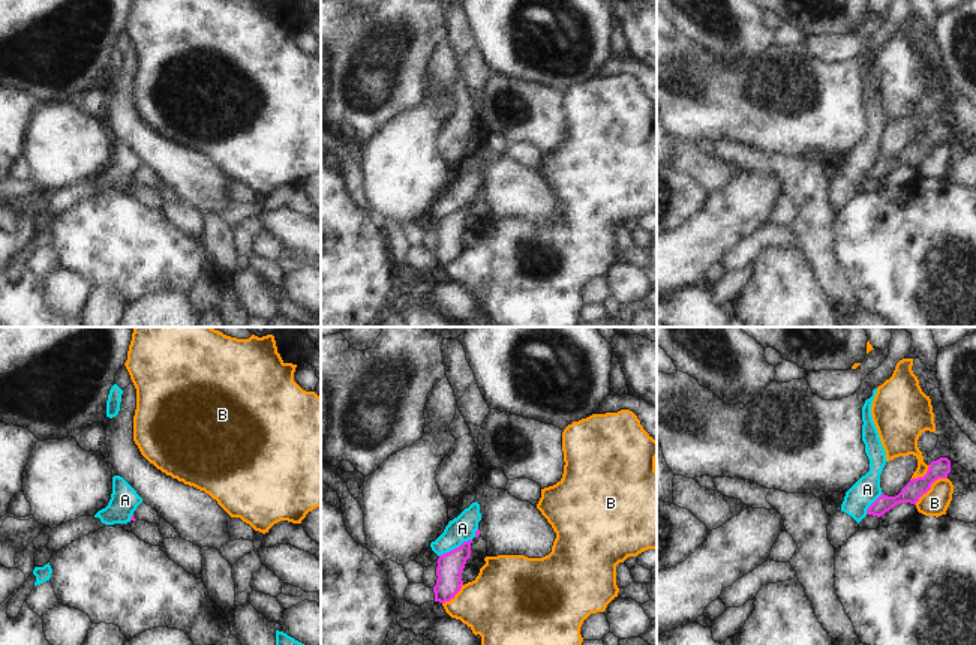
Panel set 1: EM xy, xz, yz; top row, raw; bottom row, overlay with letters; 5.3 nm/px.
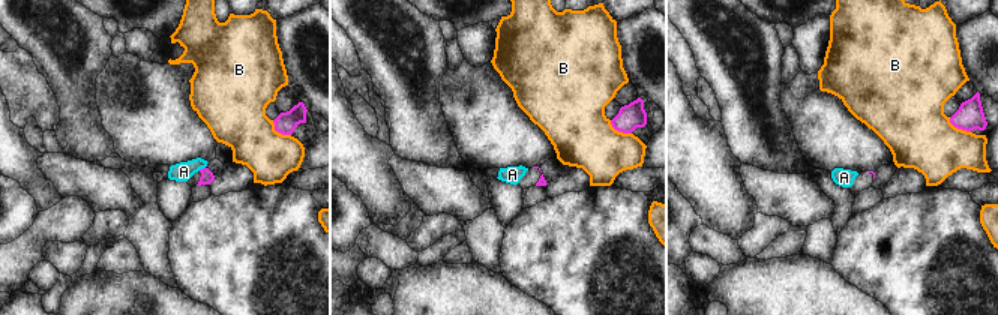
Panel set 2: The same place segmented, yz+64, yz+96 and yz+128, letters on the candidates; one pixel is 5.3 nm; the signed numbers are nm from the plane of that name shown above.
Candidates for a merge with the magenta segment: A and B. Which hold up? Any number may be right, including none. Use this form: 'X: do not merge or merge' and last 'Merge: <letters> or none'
A: do not merge
B: do not merge
Merge: none

